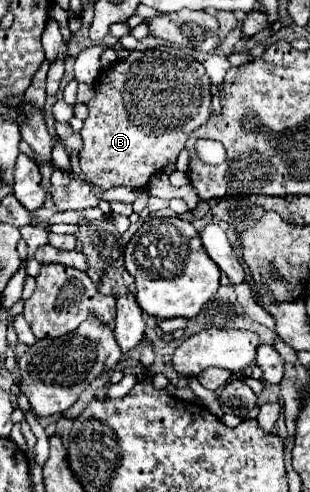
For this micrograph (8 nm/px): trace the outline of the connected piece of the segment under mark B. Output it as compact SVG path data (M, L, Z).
M158 45L154 49L136 49L126 59L116 61L112 67L102 71L98 83L94 85L94 97L88 101L90 113L80 131L84 149L78 155L84 177L102 189L118 185L144 189L152 175L176 161L188 135L208 121L210 97L210 79L206 69L186 49Z

